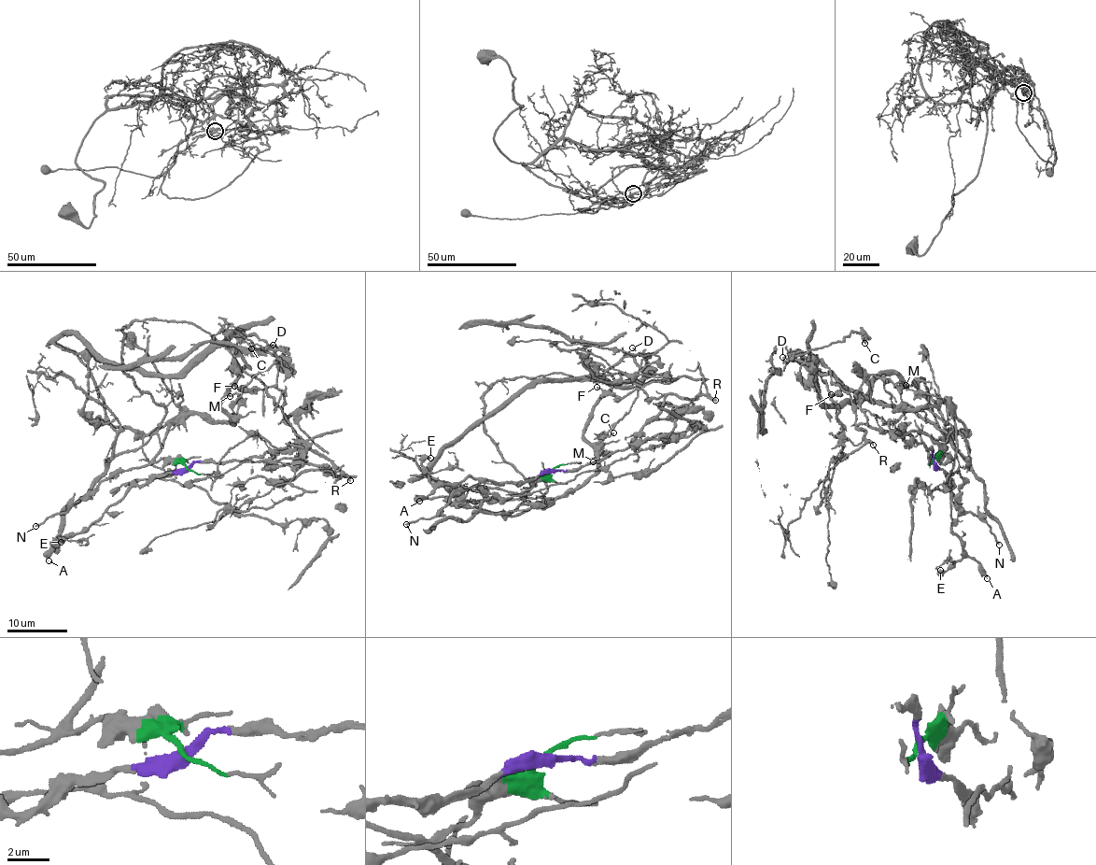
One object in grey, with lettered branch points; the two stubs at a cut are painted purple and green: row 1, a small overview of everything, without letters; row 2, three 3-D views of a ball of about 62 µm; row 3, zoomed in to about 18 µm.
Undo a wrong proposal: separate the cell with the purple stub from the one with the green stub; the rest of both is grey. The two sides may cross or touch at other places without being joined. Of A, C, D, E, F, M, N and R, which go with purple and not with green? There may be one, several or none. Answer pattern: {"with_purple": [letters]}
{"with_purple": ["A", "E", "F", "R"]}

